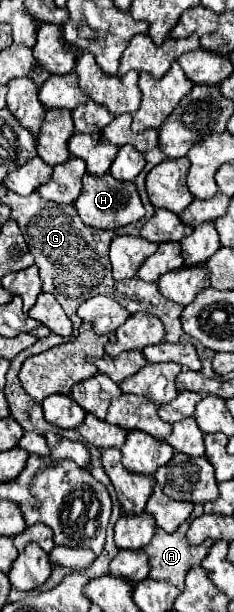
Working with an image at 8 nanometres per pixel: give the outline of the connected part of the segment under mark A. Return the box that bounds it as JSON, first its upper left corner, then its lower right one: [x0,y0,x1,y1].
[143,522,213,590]

